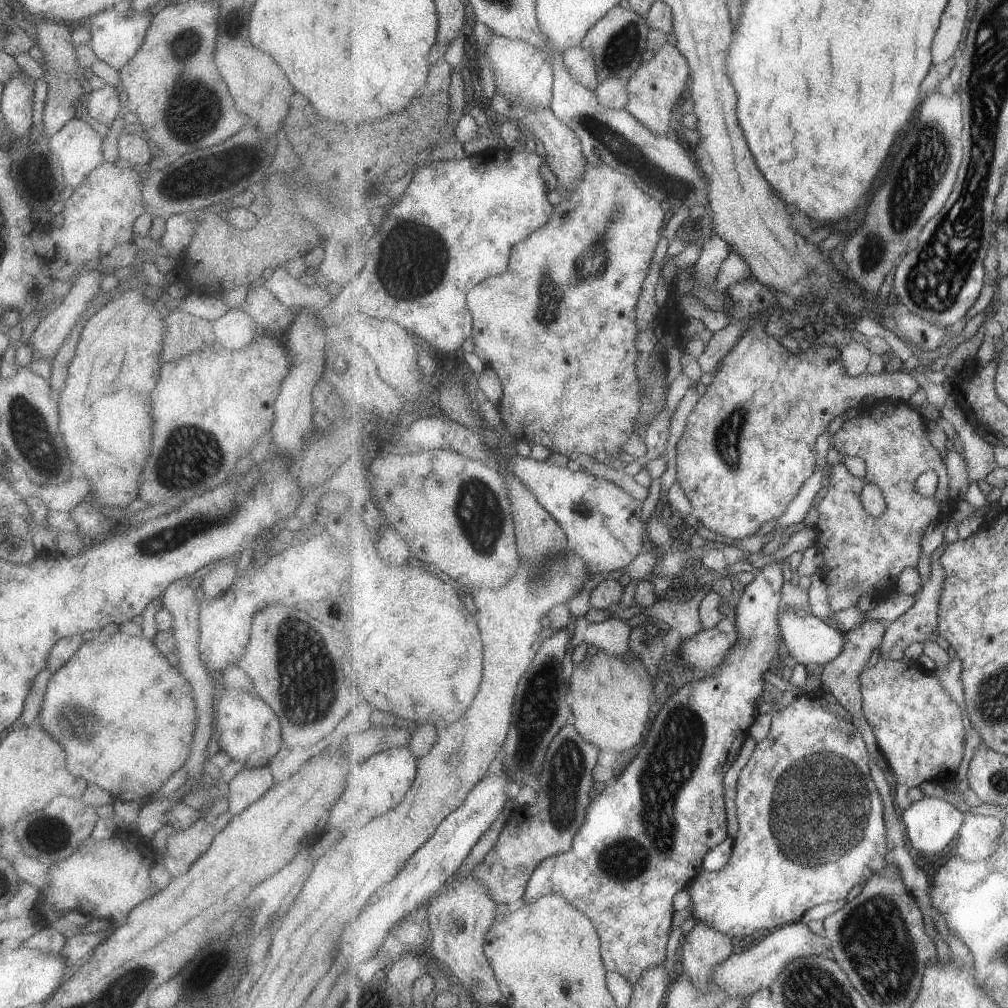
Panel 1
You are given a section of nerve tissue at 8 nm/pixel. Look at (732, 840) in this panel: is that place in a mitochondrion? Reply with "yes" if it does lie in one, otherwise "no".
no

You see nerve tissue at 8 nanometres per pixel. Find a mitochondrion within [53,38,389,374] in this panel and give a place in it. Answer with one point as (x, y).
(196, 108)

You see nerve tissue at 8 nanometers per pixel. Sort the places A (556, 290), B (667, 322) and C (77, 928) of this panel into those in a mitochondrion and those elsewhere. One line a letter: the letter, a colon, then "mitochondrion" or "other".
A: mitochondrion
B: other
C: other

